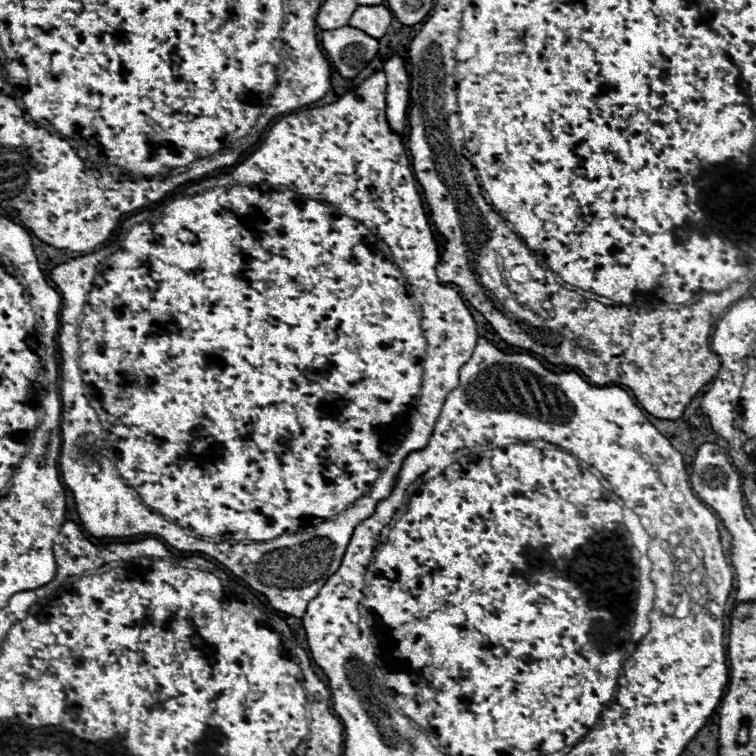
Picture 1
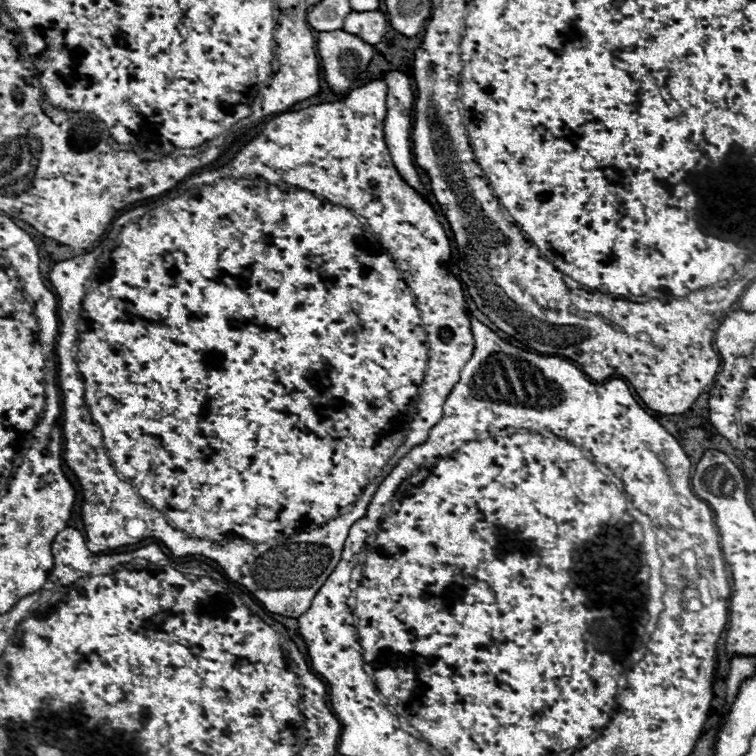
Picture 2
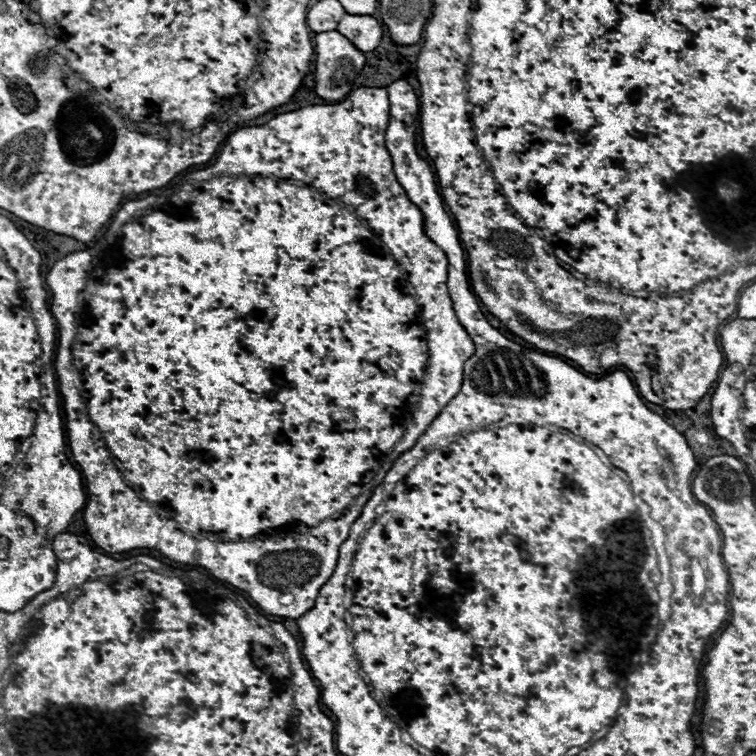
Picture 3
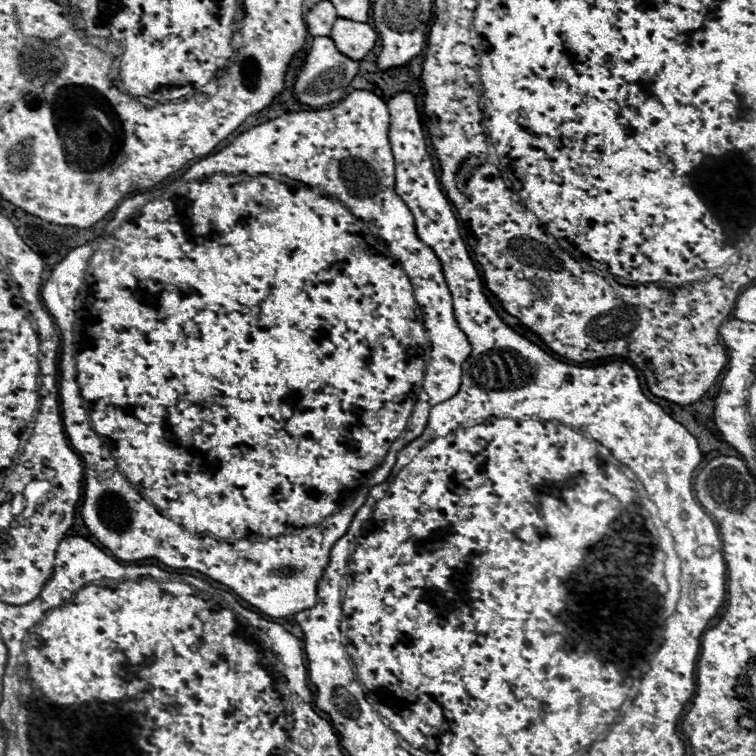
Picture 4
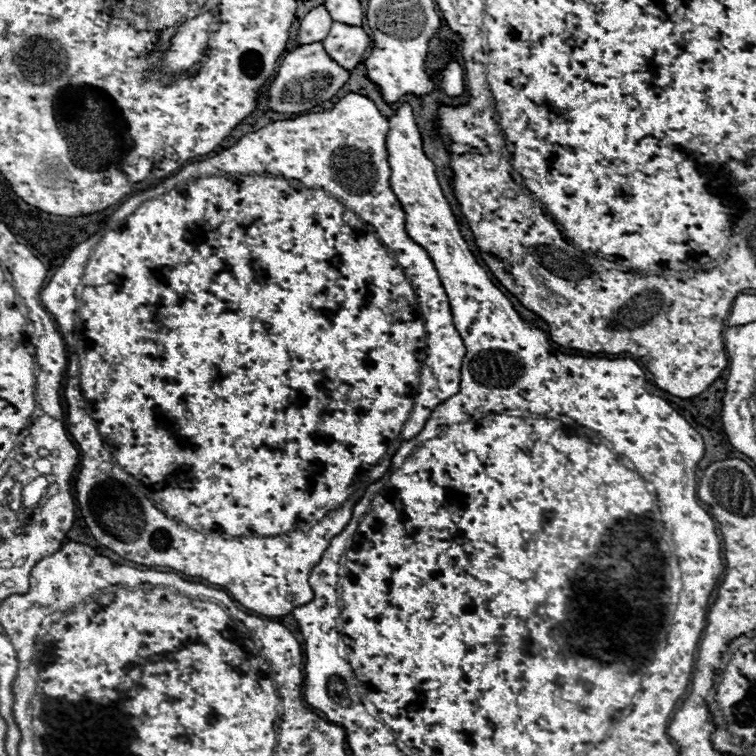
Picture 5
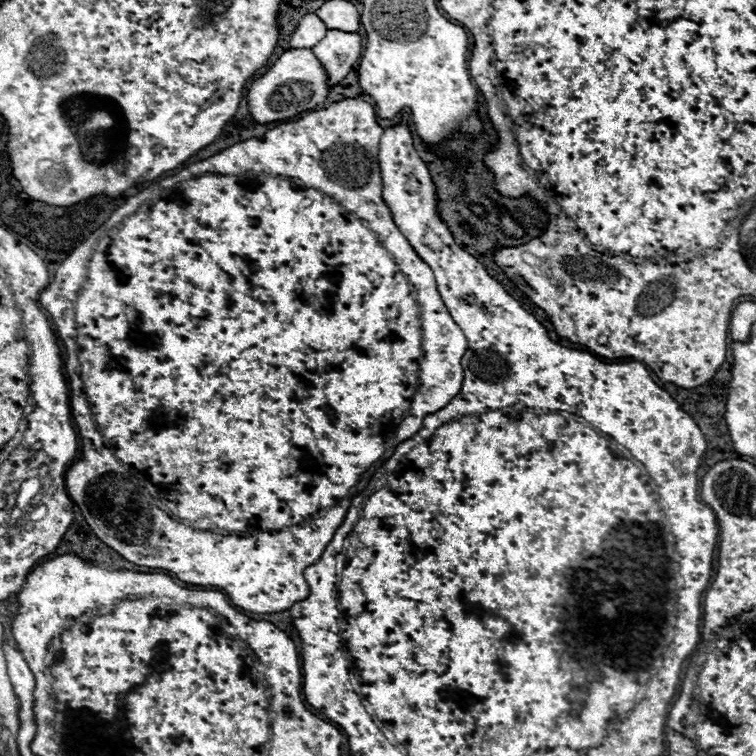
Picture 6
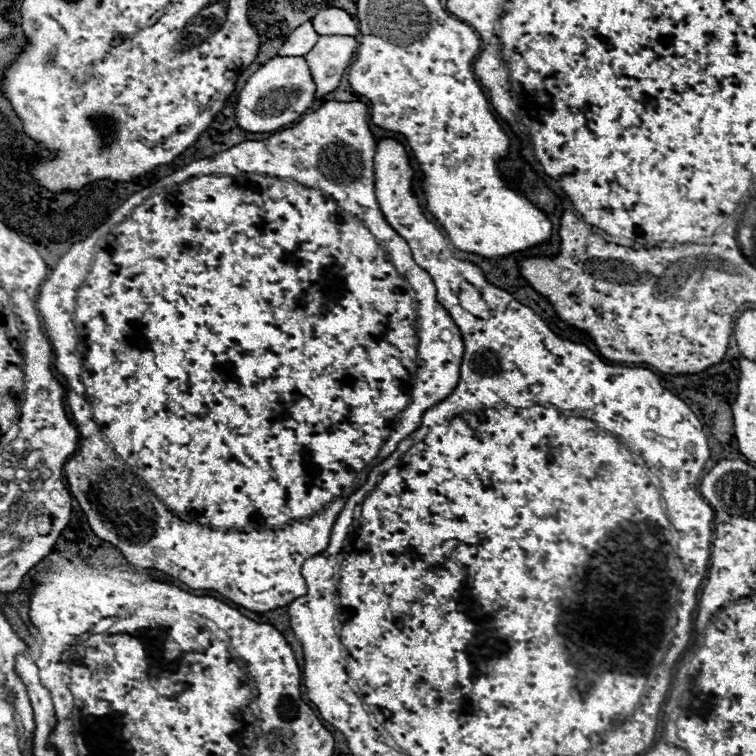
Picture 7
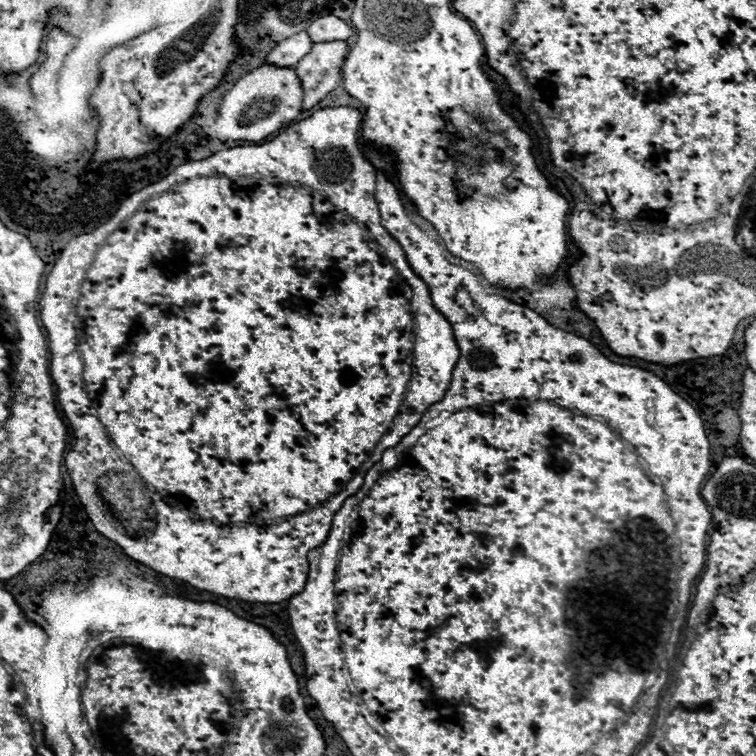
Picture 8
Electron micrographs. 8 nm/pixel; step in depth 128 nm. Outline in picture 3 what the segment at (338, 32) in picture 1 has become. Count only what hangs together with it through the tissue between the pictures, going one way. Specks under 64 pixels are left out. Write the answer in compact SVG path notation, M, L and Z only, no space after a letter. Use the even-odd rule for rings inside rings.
M336 30L334 32L316 34L316 38L314 38L314 54L316 54L316 72L314 72L314 76L316 76L316 80L314 80L314 92L316 92L316 96L322 98L322 100L328 100L328 102L344 100L350 94L354 80L358 78L358 74L364 68L364 62L366 62L364 54L358 52Z

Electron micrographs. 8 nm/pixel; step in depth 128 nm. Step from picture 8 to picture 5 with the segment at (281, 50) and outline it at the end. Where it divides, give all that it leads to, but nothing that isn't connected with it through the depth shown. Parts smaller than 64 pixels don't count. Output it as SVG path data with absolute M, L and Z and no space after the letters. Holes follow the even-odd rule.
M324 6L312 8L300 22L298 28L298 42L300 44L312 44L312 42L322 42L328 36L328 30L332 26L332 18Z

